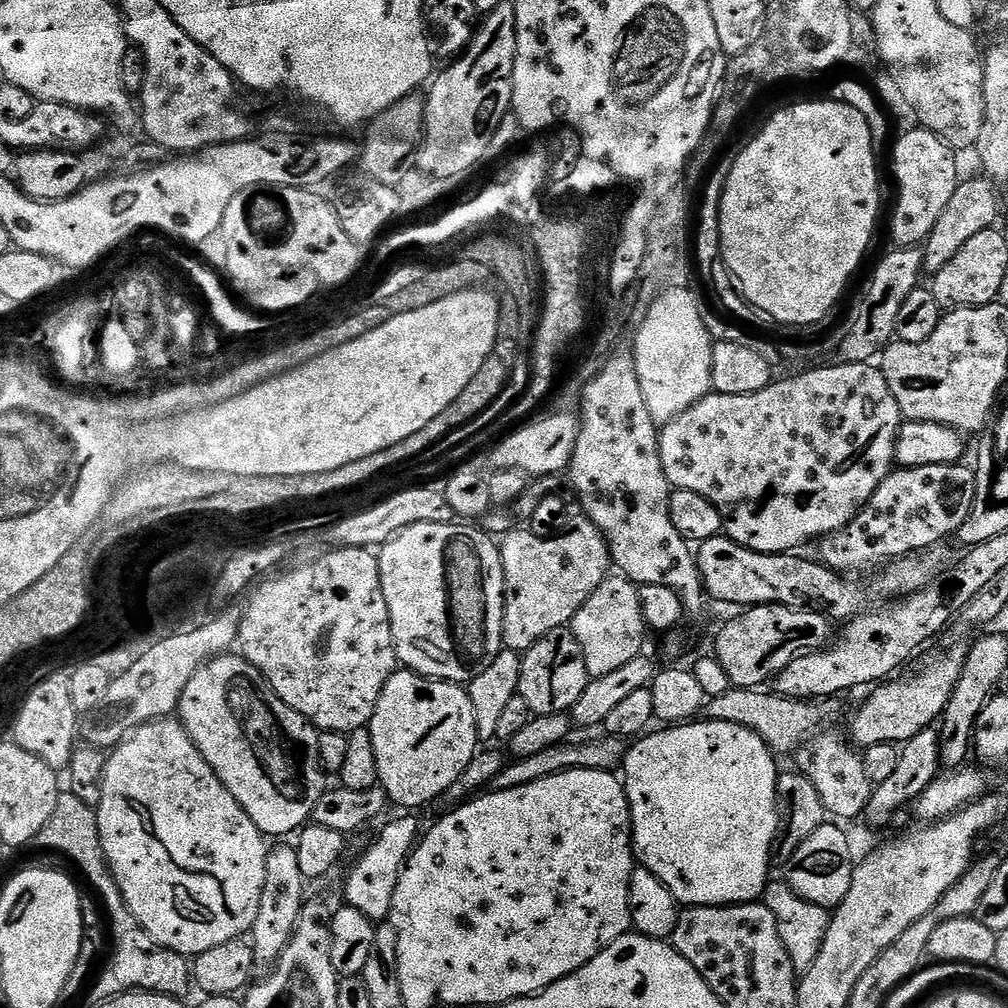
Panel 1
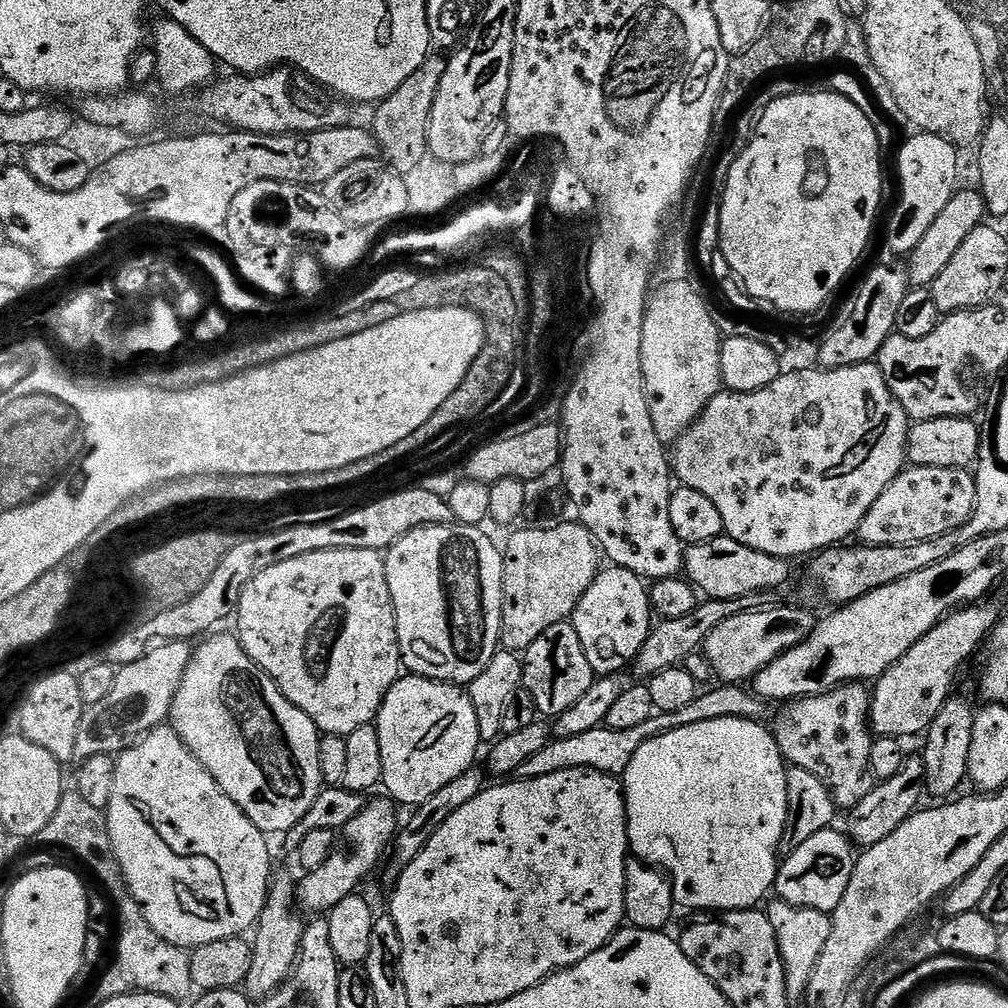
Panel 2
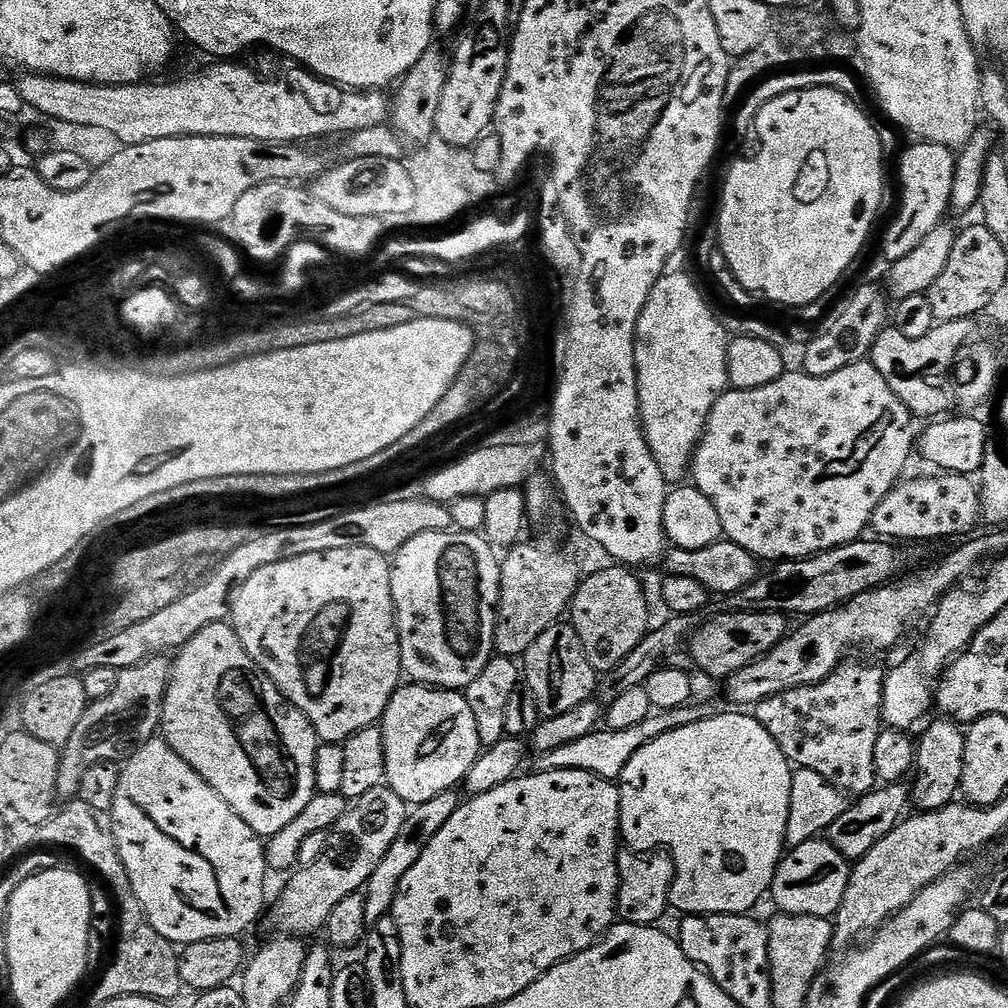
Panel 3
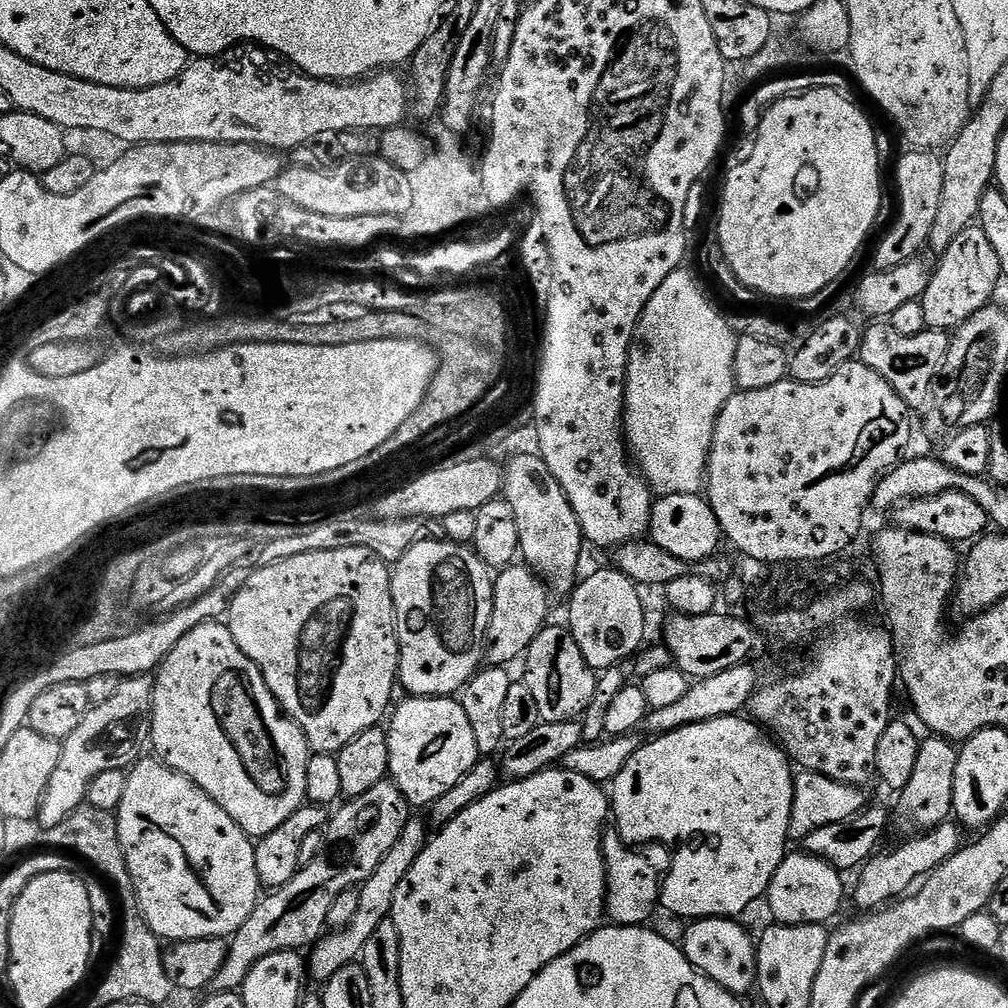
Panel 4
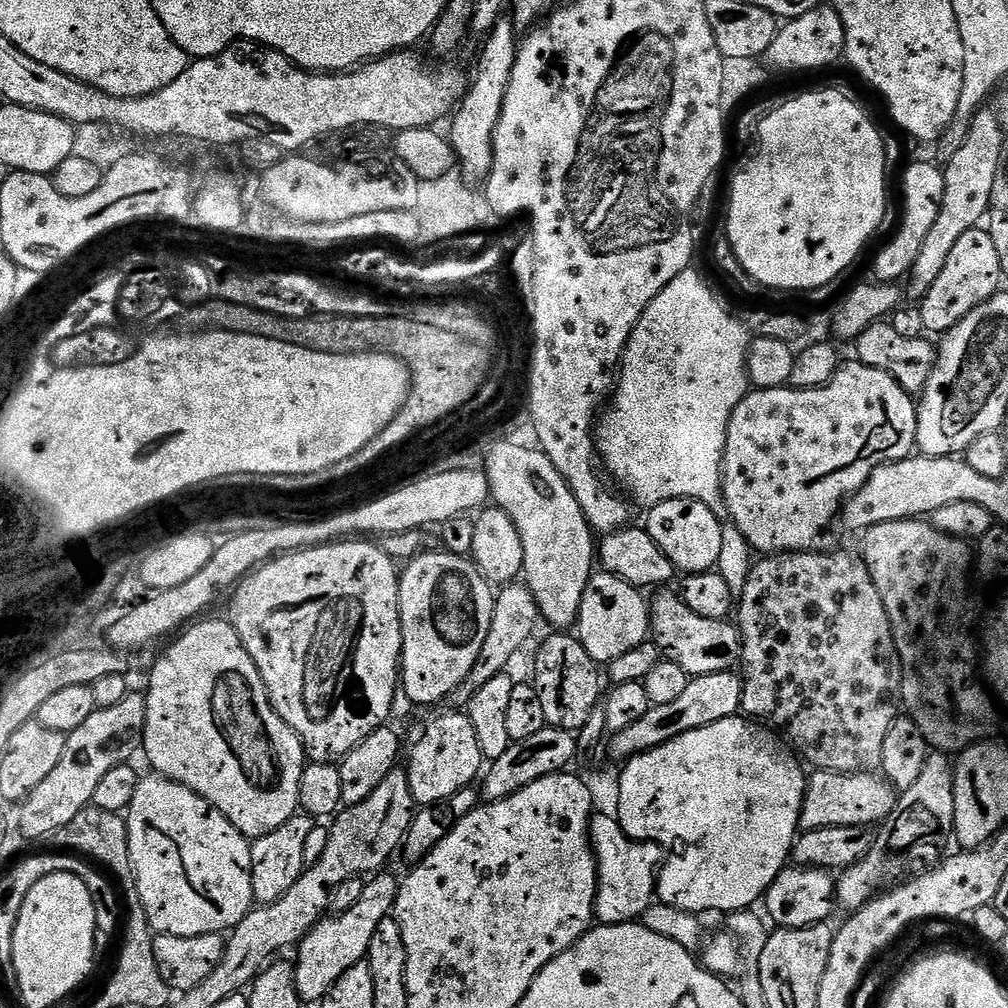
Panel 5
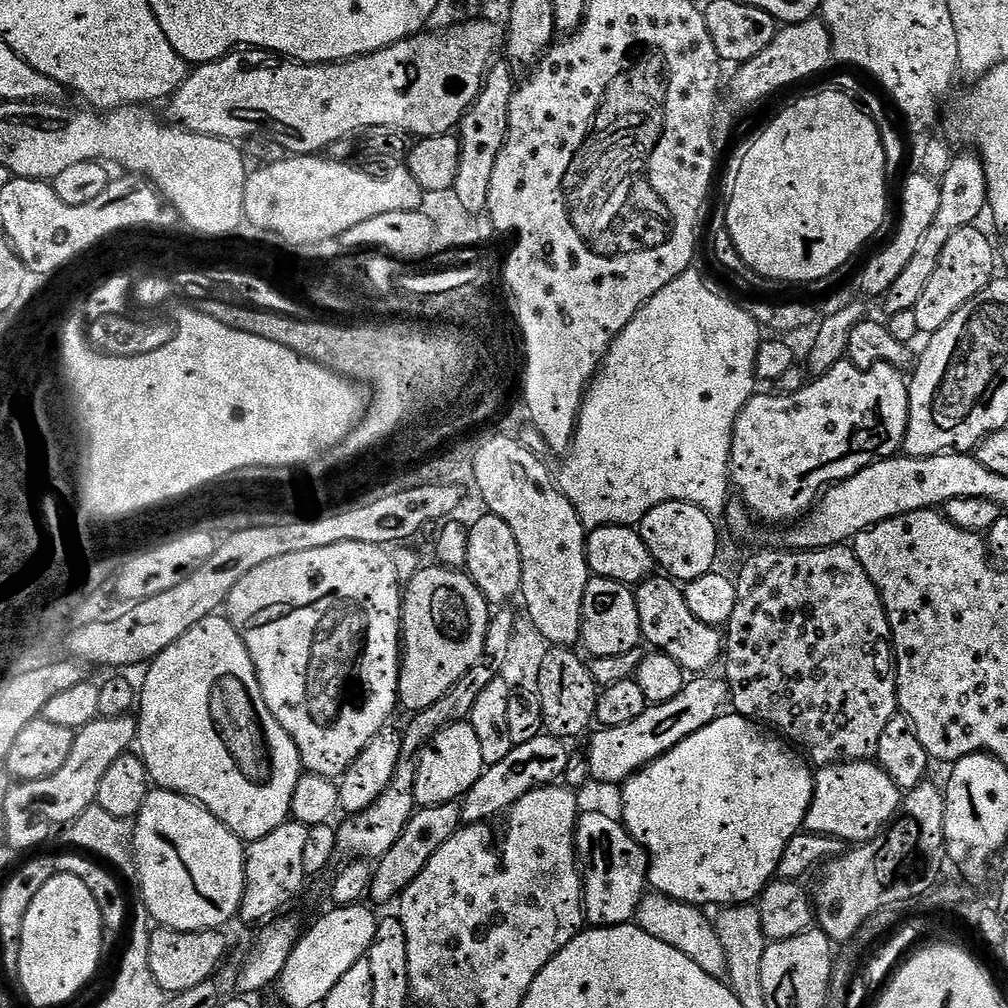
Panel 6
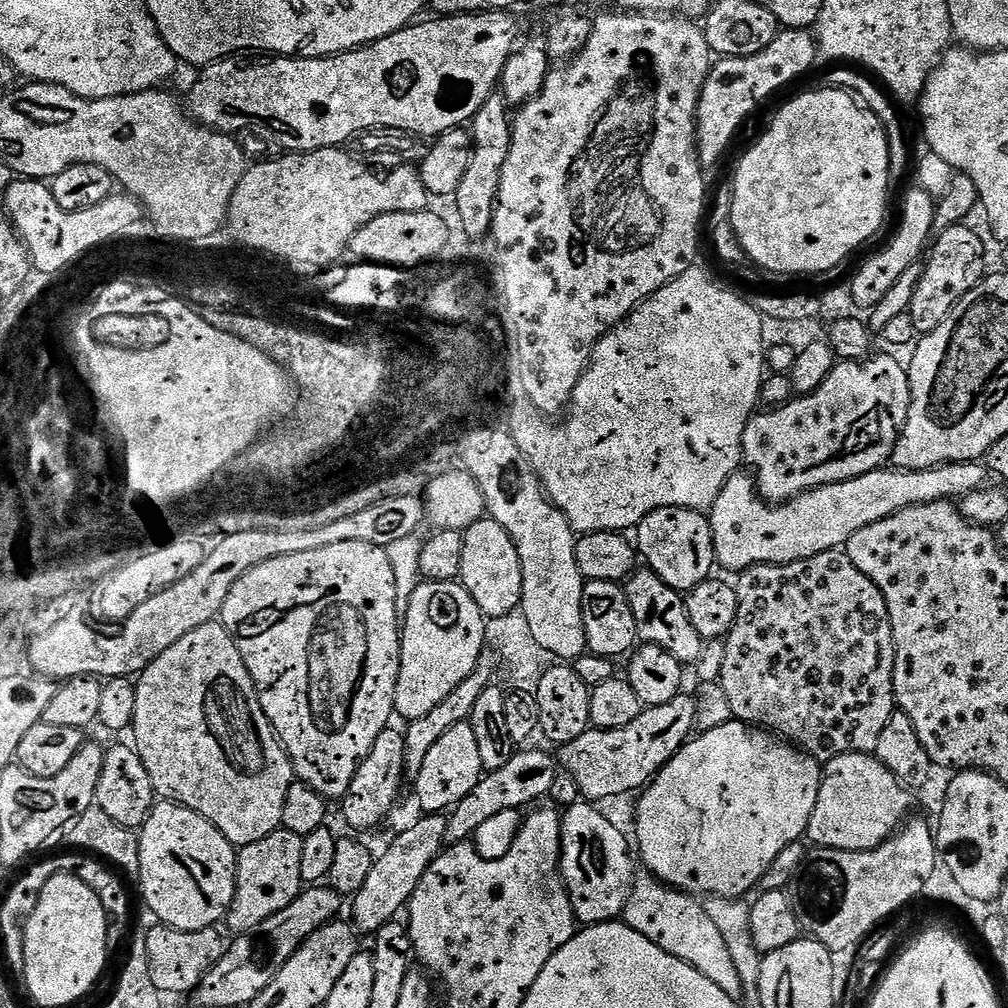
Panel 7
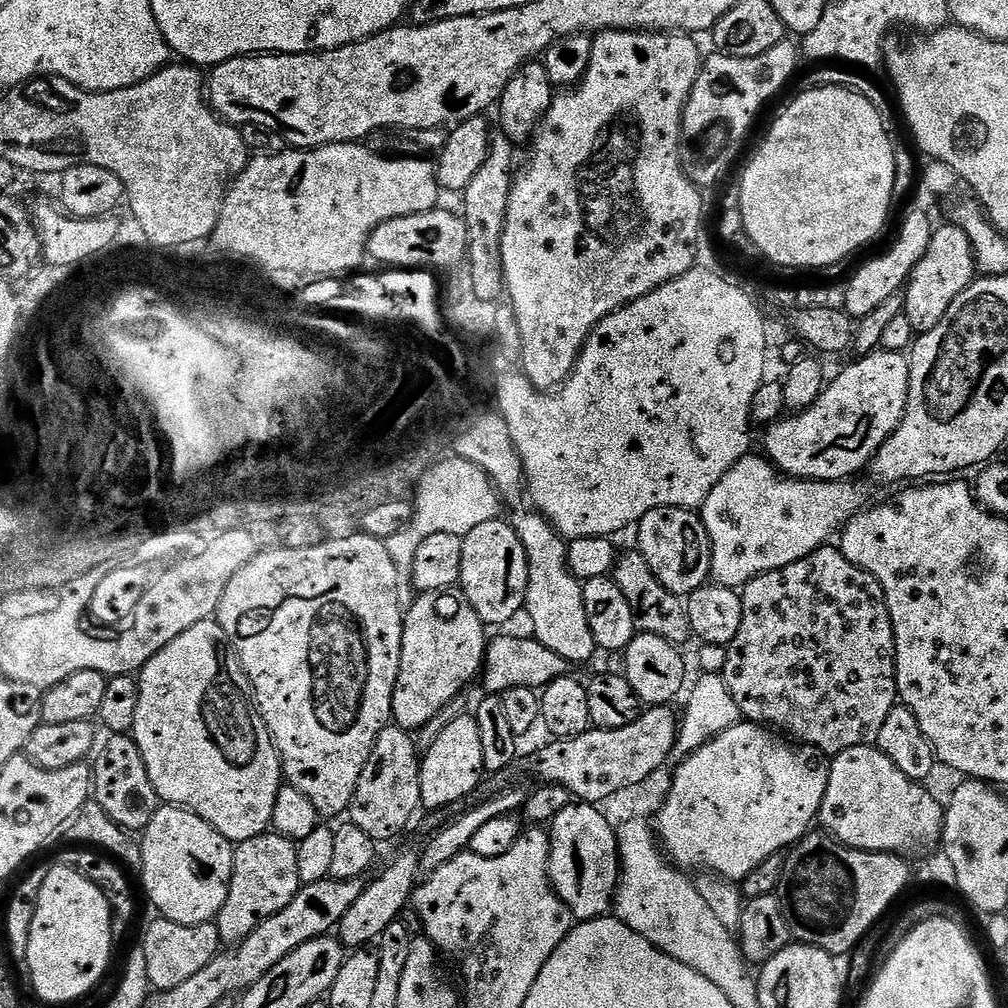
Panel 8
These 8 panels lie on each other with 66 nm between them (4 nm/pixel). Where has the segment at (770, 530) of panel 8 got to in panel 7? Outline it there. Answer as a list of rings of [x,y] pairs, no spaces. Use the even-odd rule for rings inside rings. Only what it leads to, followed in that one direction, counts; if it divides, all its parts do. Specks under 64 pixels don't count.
[[[980,462],[940,464],[936,468],[917,472],[885,466],[875,468],[872,472],[862,474],[858,478],[850,478],[846,482],[811,488],[809,492],[801,492],[793,500],[769,502],[760,495],[755,479],[747,471],[737,470],[726,482],[726,486],[722,486],[722,494],[718,494],[711,512],[707,513],[708,524],[712,527],[716,564],[719,567],[729,568],[733,574],[739,574],[756,564],[789,564],[814,558],[814,554],[835,552],[843,549],[848,539],[858,530],[862,530],[862,526],[870,526],[882,518],[893,516],[898,510],[915,504],[929,504],[938,500],[955,501],[961,496],[985,487],[984,476],[986,477],[986,468]]]

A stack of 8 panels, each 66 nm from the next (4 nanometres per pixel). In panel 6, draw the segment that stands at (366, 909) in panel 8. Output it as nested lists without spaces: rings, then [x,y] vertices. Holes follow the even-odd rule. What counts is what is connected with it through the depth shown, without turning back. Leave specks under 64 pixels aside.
[[[456,802],[420,808],[413,812],[398,842],[394,842],[394,846],[390,846],[390,850],[386,850],[386,854],[375,865],[370,889],[371,899],[376,899],[380,904],[387,900],[395,901],[400,893],[407,890],[410,882],[414,882],[414,878],[422,874],[426,862],[430,862],[430,858],[434,858],[440,847],[461,827],[460,804]]]

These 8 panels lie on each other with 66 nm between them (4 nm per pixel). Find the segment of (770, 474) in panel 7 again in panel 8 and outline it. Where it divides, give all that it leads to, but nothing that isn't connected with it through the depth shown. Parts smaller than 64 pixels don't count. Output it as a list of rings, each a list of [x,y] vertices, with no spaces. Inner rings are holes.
[[[877,350],[853,361],[849,368],[842,369],[833,380],[831,377],[827,381],[823,394],[810,407],[797,411],[795,415],[785,415],[765,431],[768,433],[764,436],[763,451],[783,475],[798,480],[847,481],[855,477],[852,476],[855,472],[863,468],[865,471],[871,465],[877,450],[902,422],[908,405],[909,357],[903,352]]]

